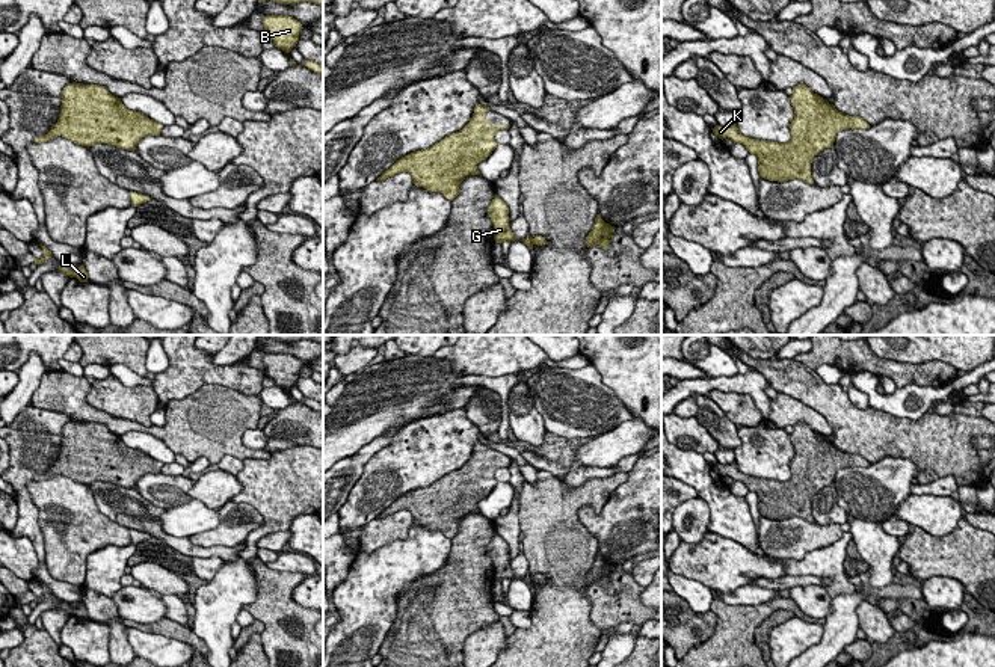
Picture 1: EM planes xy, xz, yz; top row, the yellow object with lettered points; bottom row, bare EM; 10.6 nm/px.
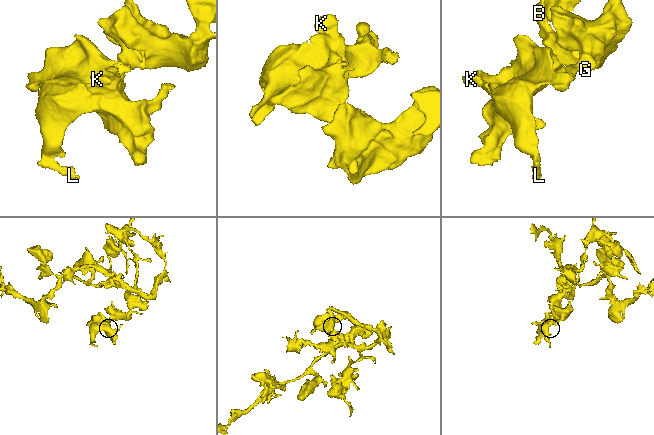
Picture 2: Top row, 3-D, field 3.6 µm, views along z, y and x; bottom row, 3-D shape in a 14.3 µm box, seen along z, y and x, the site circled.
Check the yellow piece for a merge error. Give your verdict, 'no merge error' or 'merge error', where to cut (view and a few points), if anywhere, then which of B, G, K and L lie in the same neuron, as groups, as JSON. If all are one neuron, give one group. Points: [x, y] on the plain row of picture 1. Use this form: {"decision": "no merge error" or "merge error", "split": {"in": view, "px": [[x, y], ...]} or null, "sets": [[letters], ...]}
{"decision": "no merge error", "split": null, "sets": [["B", "G", "K", "L"]]}

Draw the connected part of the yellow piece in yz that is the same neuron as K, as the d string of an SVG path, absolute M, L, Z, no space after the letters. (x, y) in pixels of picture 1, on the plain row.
M803 421L793 426L790 438L794 457L790 462L791 478L787 481L746 475L738 469L737 462L716 463L711 468L719 477L728 475L743 481L750 492L755 492L761 516L778 521L799 516L814 522L812 496L833 483L838 469L865 468L870 462L861 454L838 450L833 442L826 441Z

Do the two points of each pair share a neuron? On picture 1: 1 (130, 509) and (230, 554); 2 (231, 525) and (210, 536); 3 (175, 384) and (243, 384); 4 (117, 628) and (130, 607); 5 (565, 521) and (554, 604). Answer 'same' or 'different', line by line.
1: same
2: same
3: same
4: different
5: same

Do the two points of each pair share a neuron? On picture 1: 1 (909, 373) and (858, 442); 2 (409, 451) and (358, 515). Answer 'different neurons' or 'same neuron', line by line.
1: different neurons
2: same neuron

